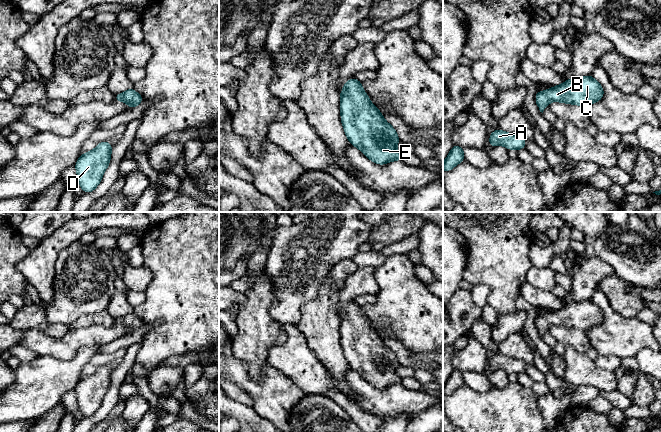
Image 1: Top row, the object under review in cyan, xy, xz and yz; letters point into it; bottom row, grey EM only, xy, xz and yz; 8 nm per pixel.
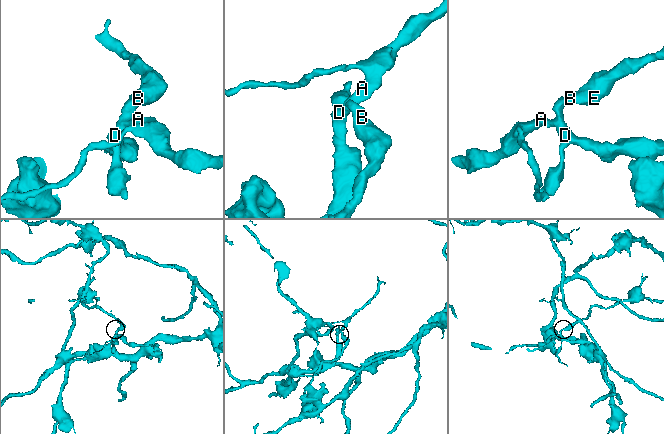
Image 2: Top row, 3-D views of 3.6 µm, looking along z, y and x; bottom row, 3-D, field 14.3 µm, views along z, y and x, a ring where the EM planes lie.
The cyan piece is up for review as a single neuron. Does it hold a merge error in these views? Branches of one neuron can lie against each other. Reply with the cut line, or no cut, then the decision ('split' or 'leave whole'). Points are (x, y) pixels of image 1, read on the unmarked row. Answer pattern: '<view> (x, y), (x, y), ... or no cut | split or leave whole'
no cut | leave whole

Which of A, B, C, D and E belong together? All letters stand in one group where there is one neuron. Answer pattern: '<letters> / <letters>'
A B C D E

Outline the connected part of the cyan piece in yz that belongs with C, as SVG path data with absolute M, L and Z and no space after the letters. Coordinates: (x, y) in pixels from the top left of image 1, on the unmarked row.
M593 299L565 304L562 309L553 310L546 315L537 315L535 324L540 336L551 325L580 329L584 332L600 325L604 314Z

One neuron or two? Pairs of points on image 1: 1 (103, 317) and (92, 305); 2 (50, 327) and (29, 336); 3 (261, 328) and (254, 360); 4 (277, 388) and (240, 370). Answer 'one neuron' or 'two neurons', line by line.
1: two neurons
2: two neurons
3: one neuron
4: one neuron

